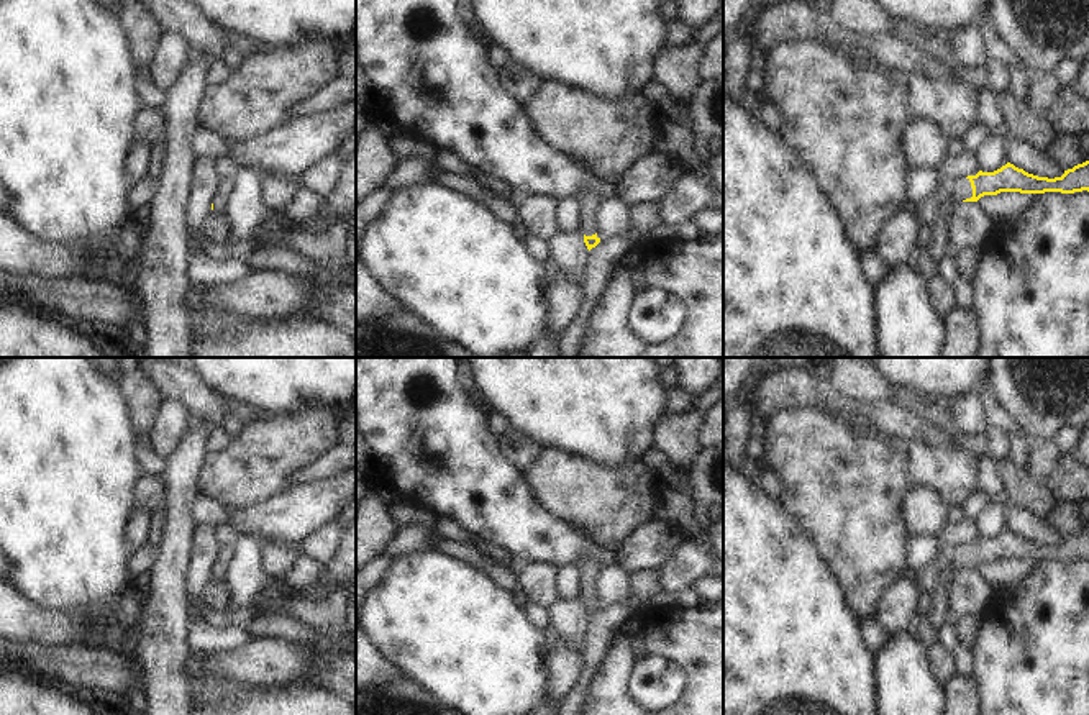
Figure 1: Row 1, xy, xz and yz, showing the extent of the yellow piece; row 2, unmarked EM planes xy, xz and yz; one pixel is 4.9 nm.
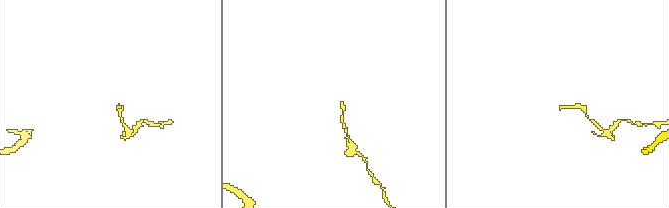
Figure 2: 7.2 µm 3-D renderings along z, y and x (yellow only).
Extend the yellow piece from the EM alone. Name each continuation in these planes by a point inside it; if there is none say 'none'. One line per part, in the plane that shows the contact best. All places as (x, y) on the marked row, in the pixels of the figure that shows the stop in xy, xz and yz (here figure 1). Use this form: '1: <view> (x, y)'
1: yz (929, 209)

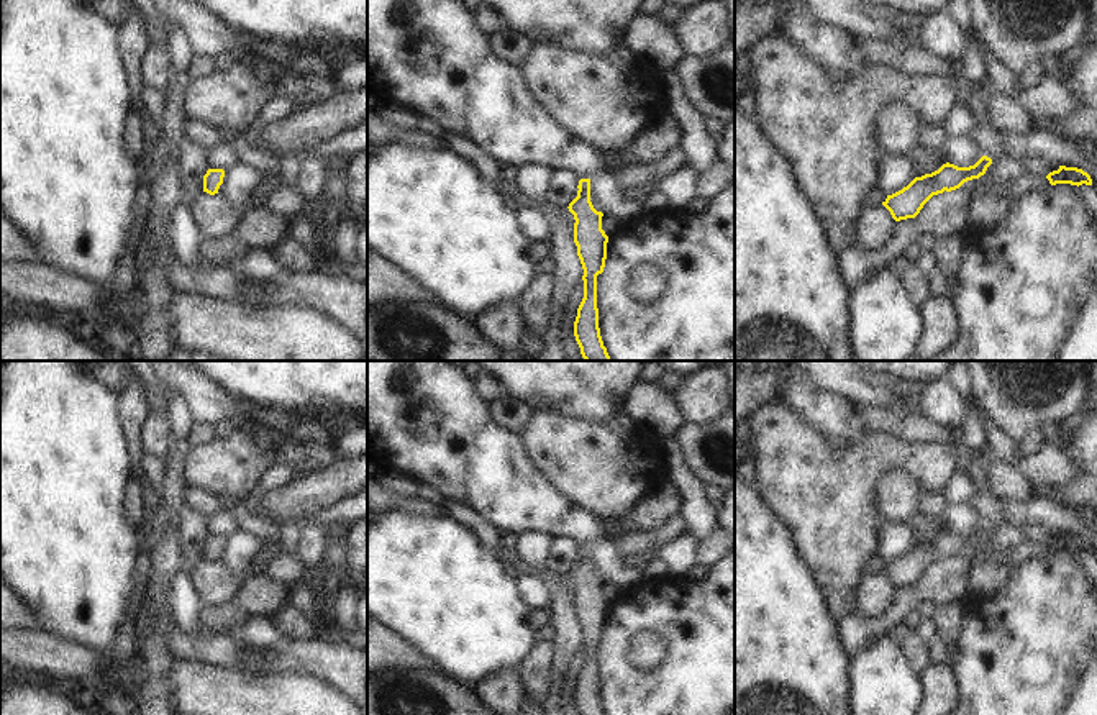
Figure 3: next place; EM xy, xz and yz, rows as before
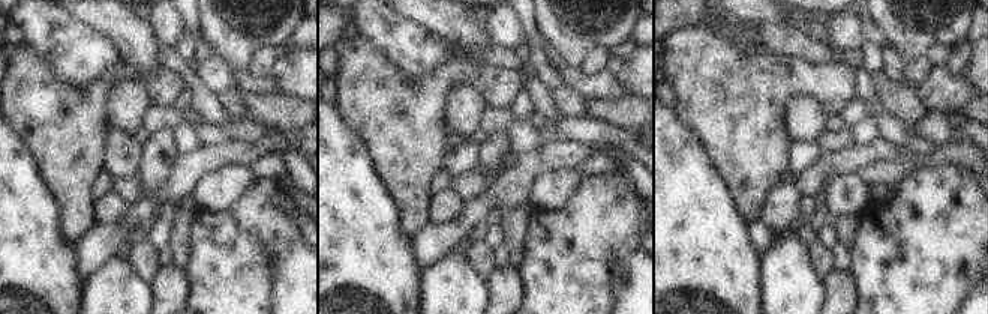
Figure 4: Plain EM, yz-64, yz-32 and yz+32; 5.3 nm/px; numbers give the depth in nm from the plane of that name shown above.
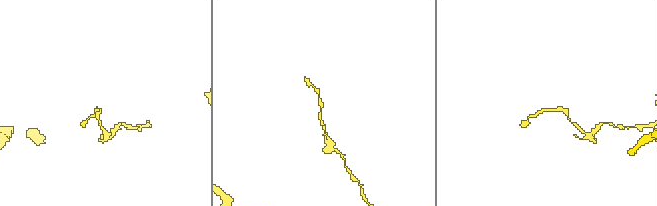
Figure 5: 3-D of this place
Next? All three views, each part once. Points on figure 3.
none

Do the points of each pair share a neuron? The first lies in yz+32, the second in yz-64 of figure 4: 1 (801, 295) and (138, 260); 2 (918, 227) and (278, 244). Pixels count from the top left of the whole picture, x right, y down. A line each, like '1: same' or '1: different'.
1: different
2: different

